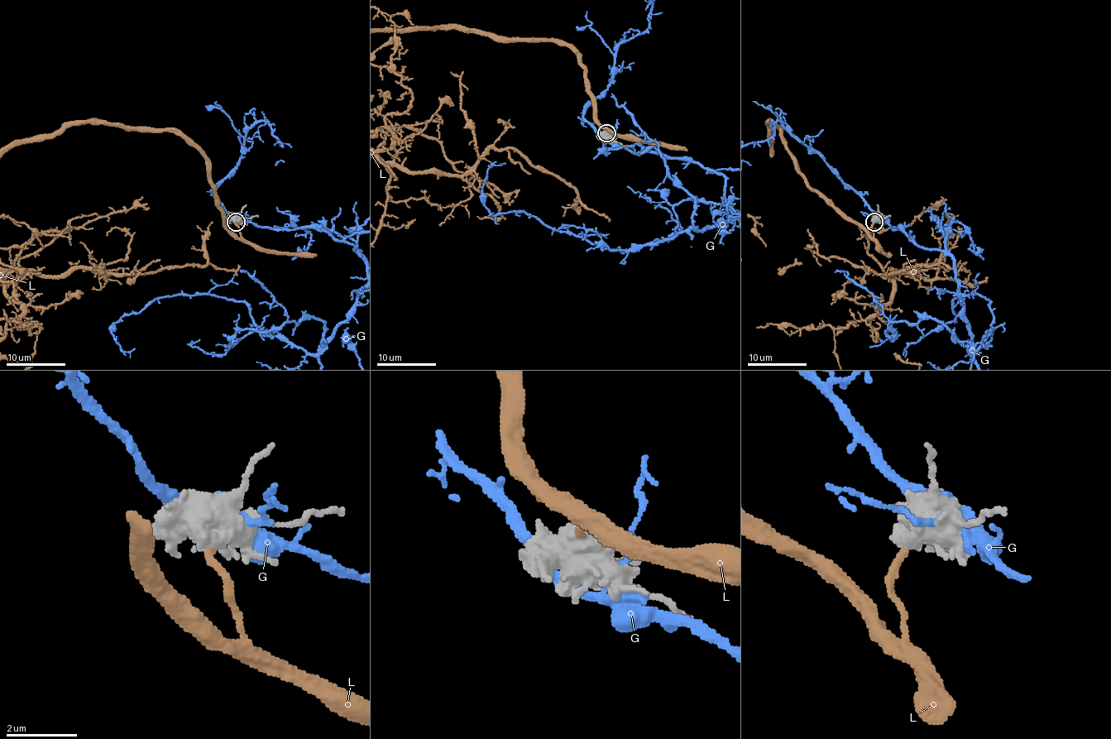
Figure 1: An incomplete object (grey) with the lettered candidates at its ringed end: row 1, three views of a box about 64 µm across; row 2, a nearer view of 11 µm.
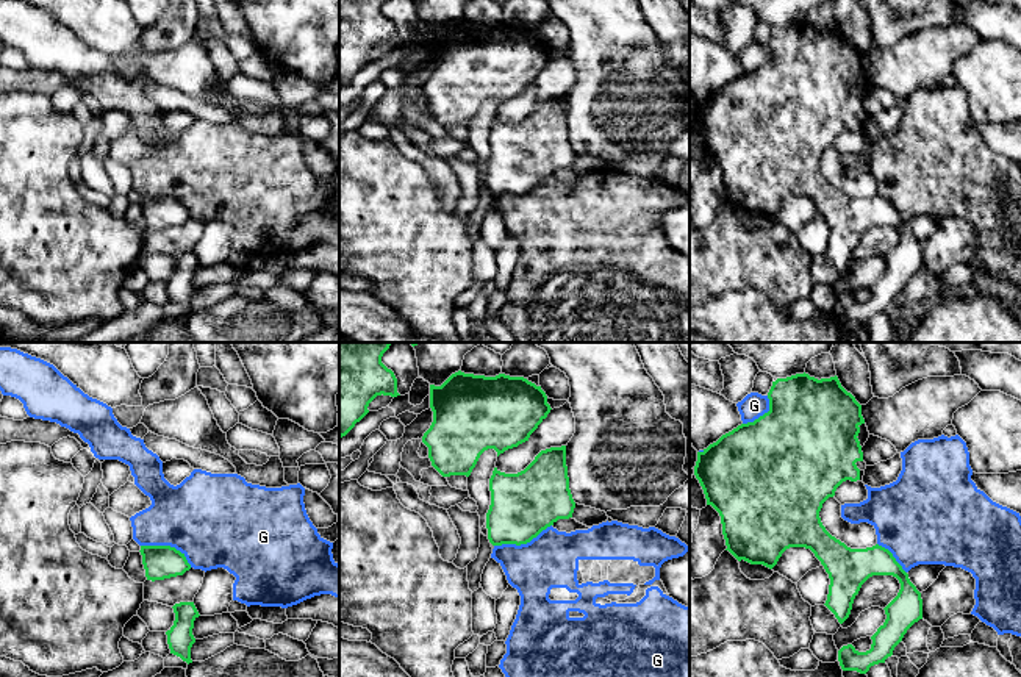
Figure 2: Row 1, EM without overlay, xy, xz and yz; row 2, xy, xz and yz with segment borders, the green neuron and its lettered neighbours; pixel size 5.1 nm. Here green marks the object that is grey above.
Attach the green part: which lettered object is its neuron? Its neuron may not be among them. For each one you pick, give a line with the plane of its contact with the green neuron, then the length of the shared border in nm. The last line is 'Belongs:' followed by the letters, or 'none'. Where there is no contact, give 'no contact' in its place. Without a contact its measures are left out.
L: no contact
Belongs: L

